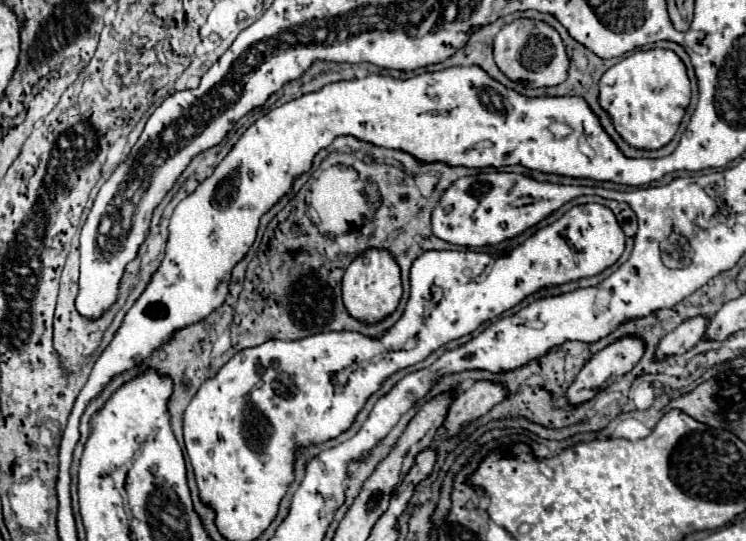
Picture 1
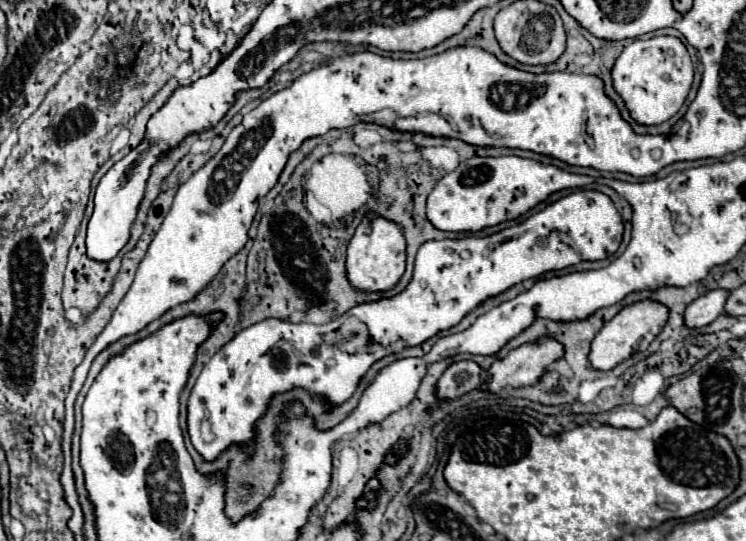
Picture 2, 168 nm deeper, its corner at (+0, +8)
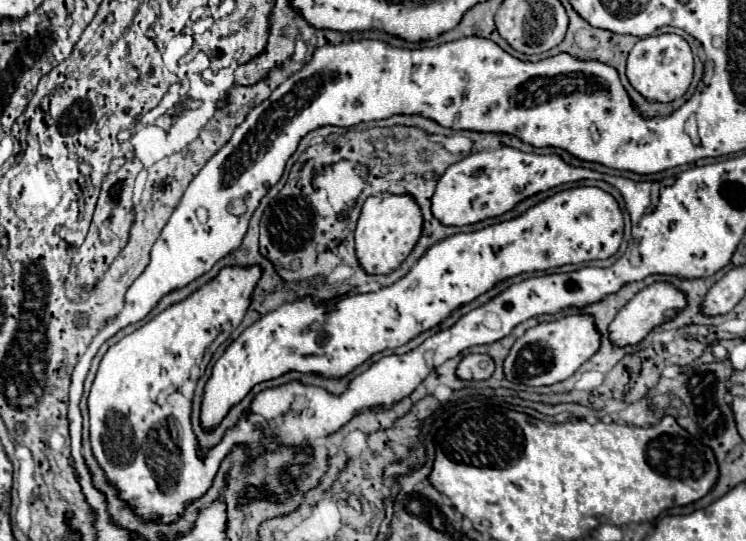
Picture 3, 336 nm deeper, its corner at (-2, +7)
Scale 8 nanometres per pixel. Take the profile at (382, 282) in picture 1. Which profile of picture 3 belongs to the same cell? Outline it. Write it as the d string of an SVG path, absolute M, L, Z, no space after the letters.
M390 192L370 196L362 206L362 214L356 226L356 256L360 266L368 274L390 274L396 270L420 240L422 224L422 210L414 196Z

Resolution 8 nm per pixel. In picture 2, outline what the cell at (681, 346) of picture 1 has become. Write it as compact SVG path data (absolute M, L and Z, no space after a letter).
M716 289L698 297L698 301L692 301L684 313L684 325L690 329L706 327L724 311L726 297L728 293L722 293L722 289Z

